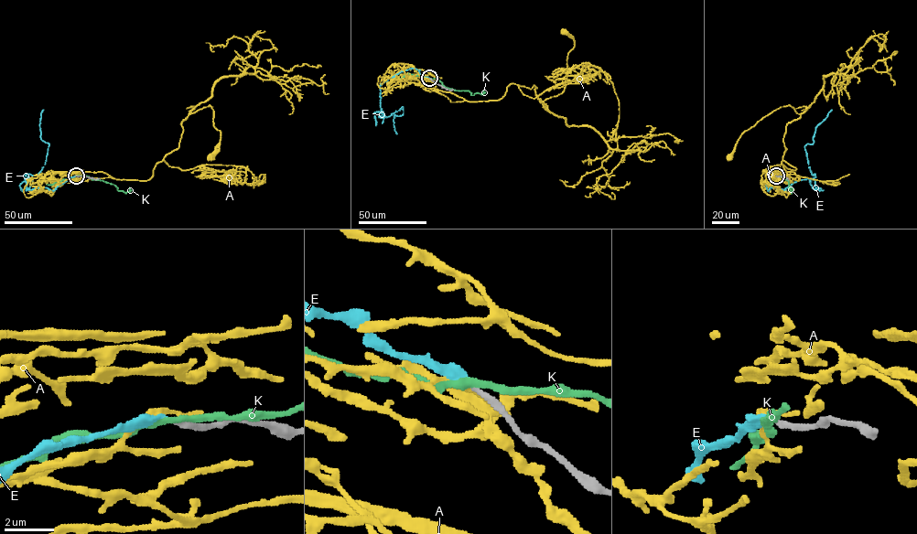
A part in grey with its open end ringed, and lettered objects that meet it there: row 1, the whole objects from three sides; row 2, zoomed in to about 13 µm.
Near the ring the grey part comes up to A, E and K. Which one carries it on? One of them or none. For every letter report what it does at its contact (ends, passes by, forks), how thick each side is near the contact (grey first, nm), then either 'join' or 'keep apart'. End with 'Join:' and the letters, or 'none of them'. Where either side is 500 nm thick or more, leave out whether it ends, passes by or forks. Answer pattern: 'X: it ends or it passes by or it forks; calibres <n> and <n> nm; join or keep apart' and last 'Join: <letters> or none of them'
A: it passes by; calibres 200 and 260 nm; keep apart
E: it ends; calibres 200 and 320 nm; join
K: it passes by; calibres 200 and 280 nm; keep apart
Join: E

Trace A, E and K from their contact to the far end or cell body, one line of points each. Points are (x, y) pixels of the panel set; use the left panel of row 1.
A: (76, 176), (43, 176), (147, 180), (179, 145), (181, 122), (210, 105), (221, 133), (210, 157)
E: (76, 176), (53, 190), (26, 189), (26, 174), (41, 170), (49, 144), (40, 137), (43, 109)
K: (76, 176), (102, 180), (125, 193), (129, 187)

